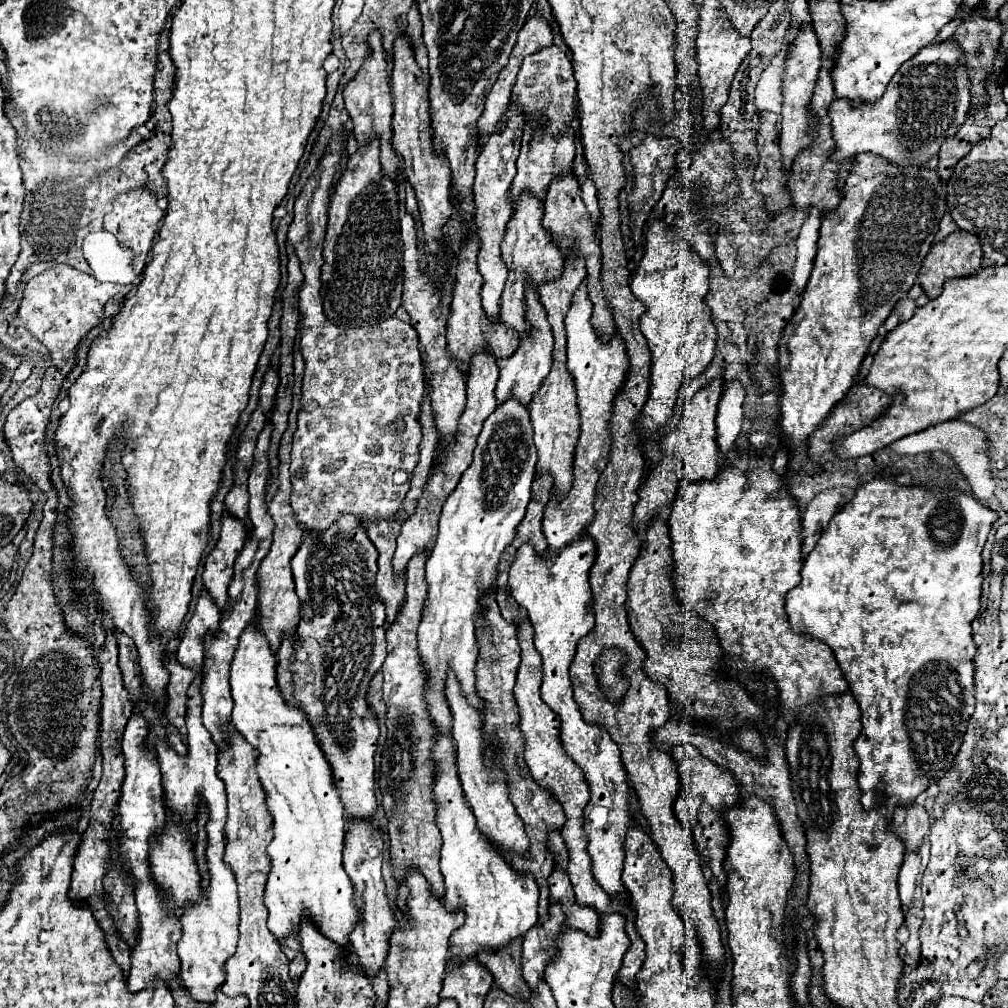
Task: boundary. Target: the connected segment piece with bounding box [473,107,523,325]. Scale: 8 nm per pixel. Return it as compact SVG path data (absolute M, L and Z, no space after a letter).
M509 107L507 115L507 129L499 135L491 135L477 157L477 175L475 175L475 185L473 185L473 195L475 195L475 225L477 225L477 235L479 235L479 255L477 255L477 265L479 265L479 273L483 275L483 287L481 287L481 299L483 299L483 309L487 319L497 325L499 321L499 299L501 299L501 291L507 279L507 267L505 261L501 257L501 243L505 237L505 229L507 229L507 221L513 215L511 205L507 203L507 193L511 187L511 181L515 177L515 159L519 155L519 145L521 145L521 135L523 131L519 131L519 125L523 125L523 115L519 115L519 111L515 111L515 107Z

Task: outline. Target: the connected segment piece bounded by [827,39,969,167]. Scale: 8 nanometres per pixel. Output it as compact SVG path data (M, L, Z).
M953 39L941 45L927 45L919 55L899 67L877 103L847 107L843 99L835 99L827 109L837 145L829 159L843 163L853 161L859 153L875 153L901 167L925 165L939 153L941 143L955 135L967 119L967 71L963 71L959 57L961 53Z

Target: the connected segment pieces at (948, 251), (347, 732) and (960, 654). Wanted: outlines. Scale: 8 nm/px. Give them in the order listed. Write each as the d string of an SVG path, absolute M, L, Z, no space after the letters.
M955 231L931 247L931 251L927 253L923 267L917 275L917 281L923 287L925 295L929 299L935 299L941 293L941 285L945 281L975 275L981 269L981 259L983 259L983 253L981 253L981 247L979 247L979 241L975 239L975 235L967 235L965 231Z
M343 517L323 535L303 535L303 543L291 559L297 595L301 601L301 621L297 635L285 637L277 653L277 683L287 705L299 707L315 731L315 739L331 765L333 783L345 809L347 821L371 819L377 811L375 801L375 745L379 725L365 701L367 685L385 659L385 607L375 599L377 551L369 541L359 519Z
M881 475L875 477L869 483L863 483L855 497L833 515L829 521L827 531L821 533L815 549L807 555L801 569L801 583L787 593L787 615L791 629L795 633L809 633L813 639L819 639L827 643L837 663L849 683L849 691L853 693L855 701L861 709L861 735L855 739L855 751L861 761L859 769L859 787L861 787L861 805L865 811L877 809L883 805L881 801L895 799L893 803L899 807L909 807L917 799L919 793L923 793L931 783L941 779L953 765L959 747L963 743L963 735L967 731L967 723L975 711L975 683L973 683L973 657L977 647L971 639L971 621L979 613L979 597L981 597L981 549L985 545L987 533L997 521L997 513L983 507L979 501L965 493L957 493L953 489L929 493L917 487L901 487L893 481L893 475Z

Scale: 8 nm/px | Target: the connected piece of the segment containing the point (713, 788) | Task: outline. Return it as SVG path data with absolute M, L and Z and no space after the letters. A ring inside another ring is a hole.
M685 743L685 747L669 747L671 757L679 765L679 775L681 775L681 791L674 805L675 815L681 819L681 823L687 827L687 831L693 835L695 847L699 855L705 859L709 865L711 873L719 881L719 885L725 885L725 871L723 871L723 859L725 859L725 849L729 843L729 837L725 835L725 823L723 823L723 809L725 805L735 805L739 801L739 787L737 781L731 779L733 775L713 763L711 759L705 759L697 747L691 743Z

